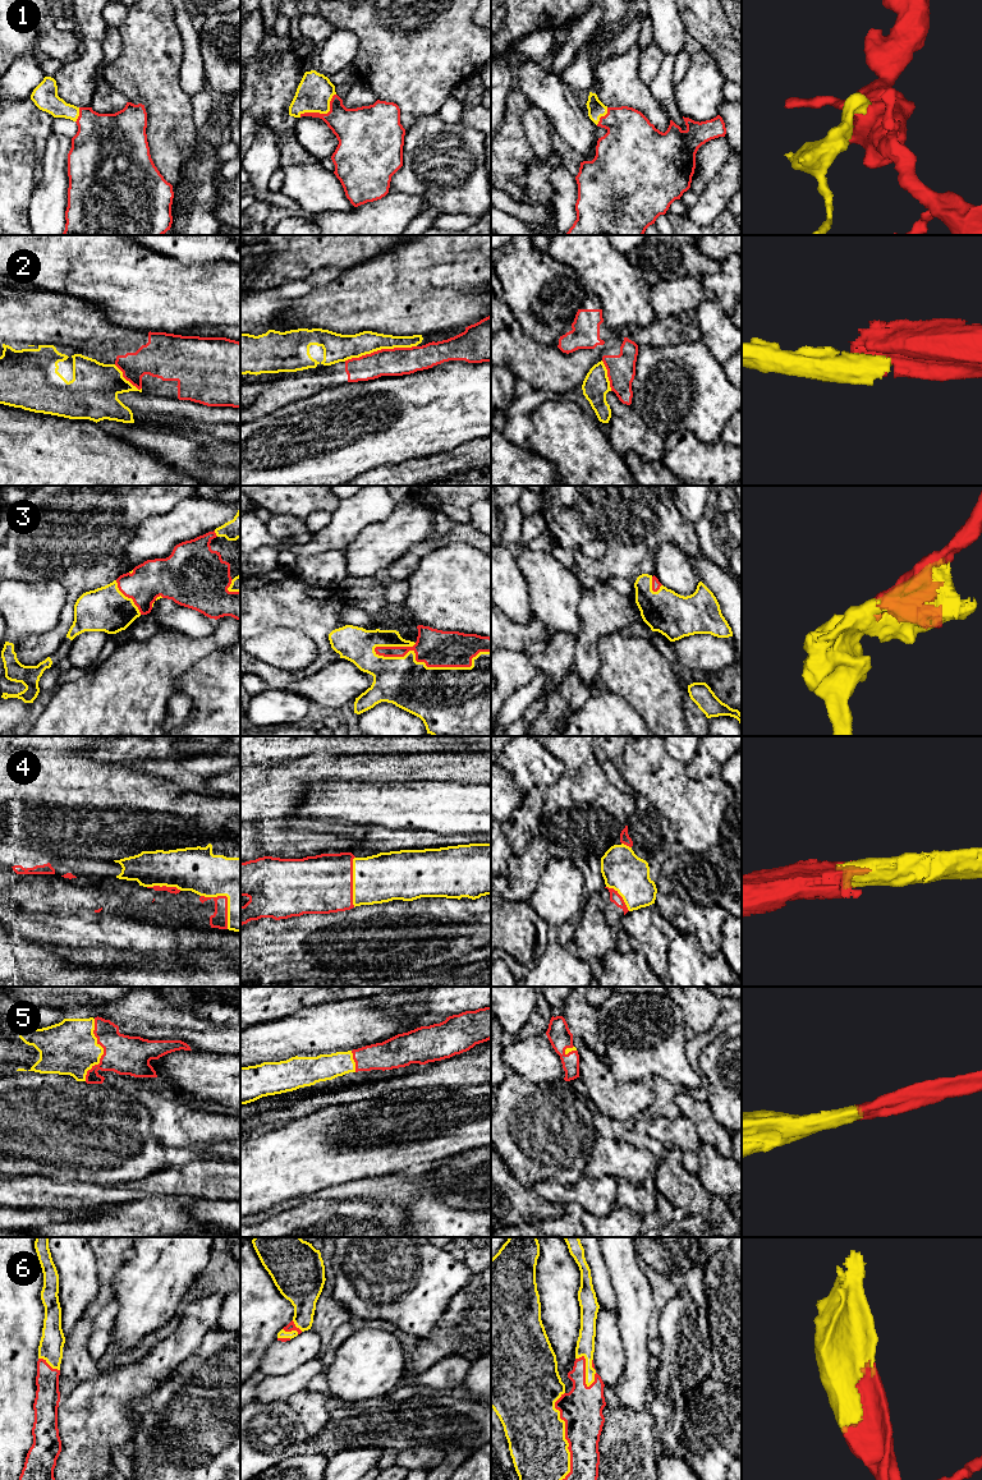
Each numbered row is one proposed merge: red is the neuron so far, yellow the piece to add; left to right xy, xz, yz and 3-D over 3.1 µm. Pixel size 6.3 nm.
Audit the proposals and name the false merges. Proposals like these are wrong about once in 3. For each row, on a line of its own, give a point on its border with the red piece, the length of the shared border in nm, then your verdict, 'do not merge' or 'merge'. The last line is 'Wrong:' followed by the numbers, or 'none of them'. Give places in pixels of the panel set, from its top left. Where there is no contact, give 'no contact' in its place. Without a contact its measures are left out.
1: contact xz (322, 114); length 280 nm; merge
2: contact xz (381, 349); length 460 nm; do not merge
3: contact xz (431, 666); length 750 nm; merge
4: contact xz (352, 882); length 320 nm; merge
5: contact xy (104, 1051); length 400 nm; merge
6: contact yz (565, 1435); length 550 nm; merge
Wrong: 2

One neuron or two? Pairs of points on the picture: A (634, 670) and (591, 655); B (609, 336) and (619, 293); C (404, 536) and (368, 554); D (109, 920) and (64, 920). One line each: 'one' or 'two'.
A: two
B: two
C: one
D: one

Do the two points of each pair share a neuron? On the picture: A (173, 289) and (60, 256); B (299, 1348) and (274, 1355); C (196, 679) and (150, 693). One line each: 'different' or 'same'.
A: same
B: same
C: different

